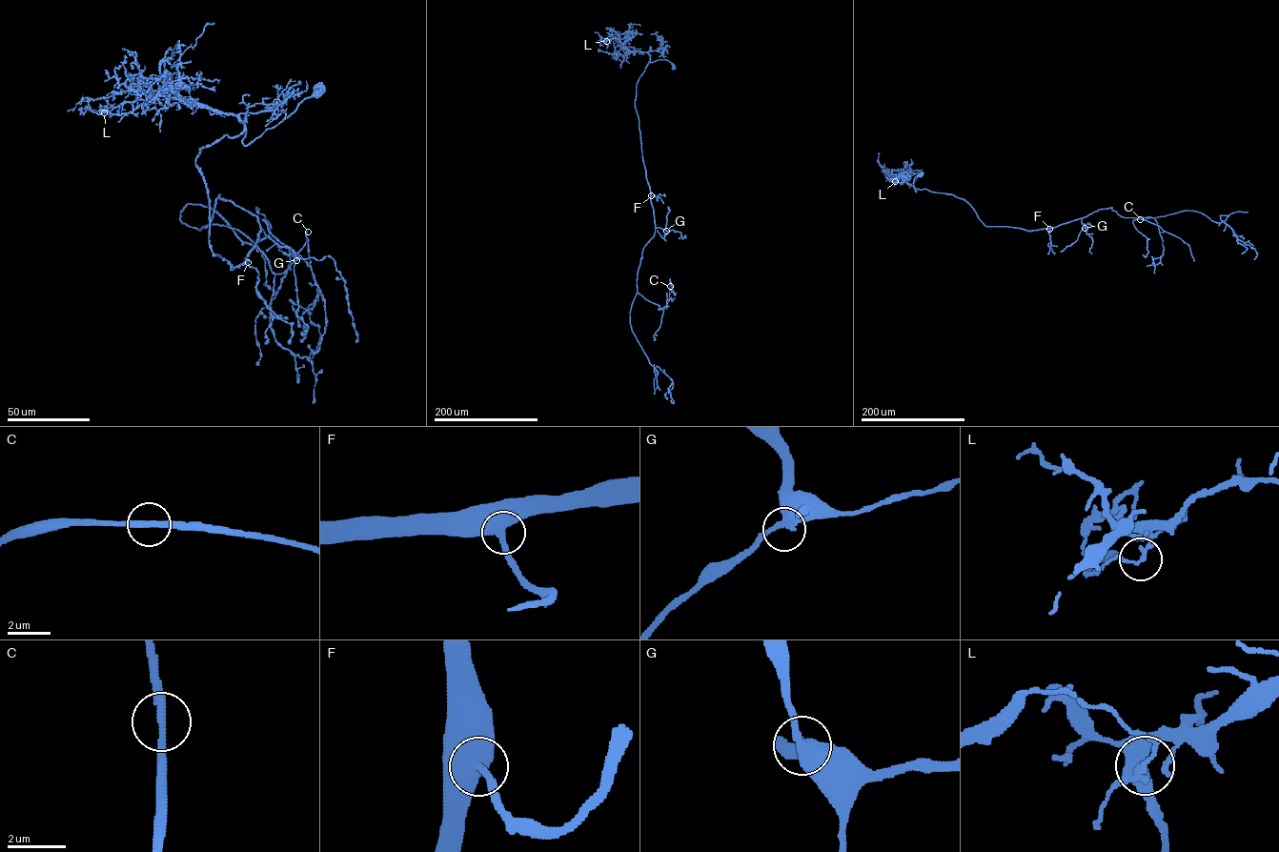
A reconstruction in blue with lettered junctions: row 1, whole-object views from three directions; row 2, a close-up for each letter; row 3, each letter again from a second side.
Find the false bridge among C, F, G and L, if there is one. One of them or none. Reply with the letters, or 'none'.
none

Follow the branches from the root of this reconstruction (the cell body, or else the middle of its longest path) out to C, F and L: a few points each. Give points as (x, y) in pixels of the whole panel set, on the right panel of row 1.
C: (922, 174), (916, 192), (964, 199), (987, 226), (1050, 228), (1112, 207), (1151, 217), (1164, 231), (1140, 219)
F: (922, 174), (914, 178), (916, 192), (913, 187), (964, 199), (985, 226), (1029, 231), (1049, 229)
L: (922, 174), (914, 178), (916, 192), (900, 173), (892, 180), (895, 181)

